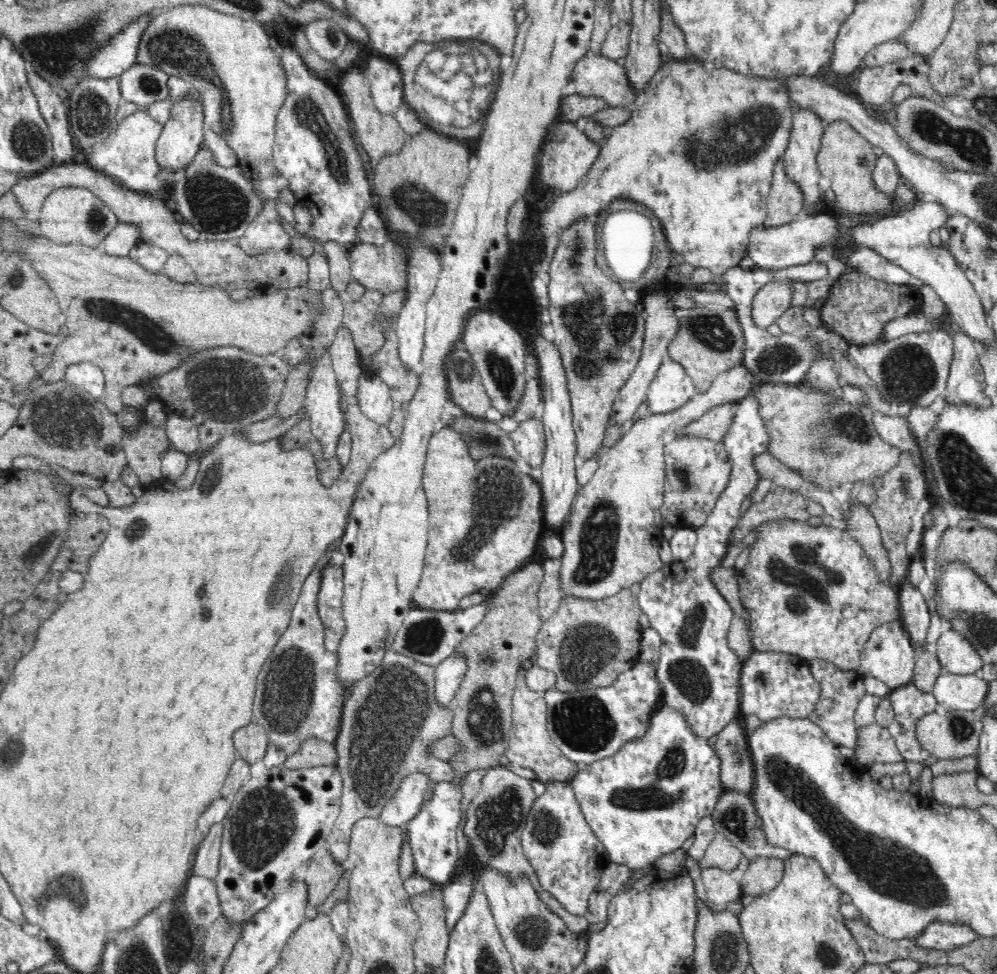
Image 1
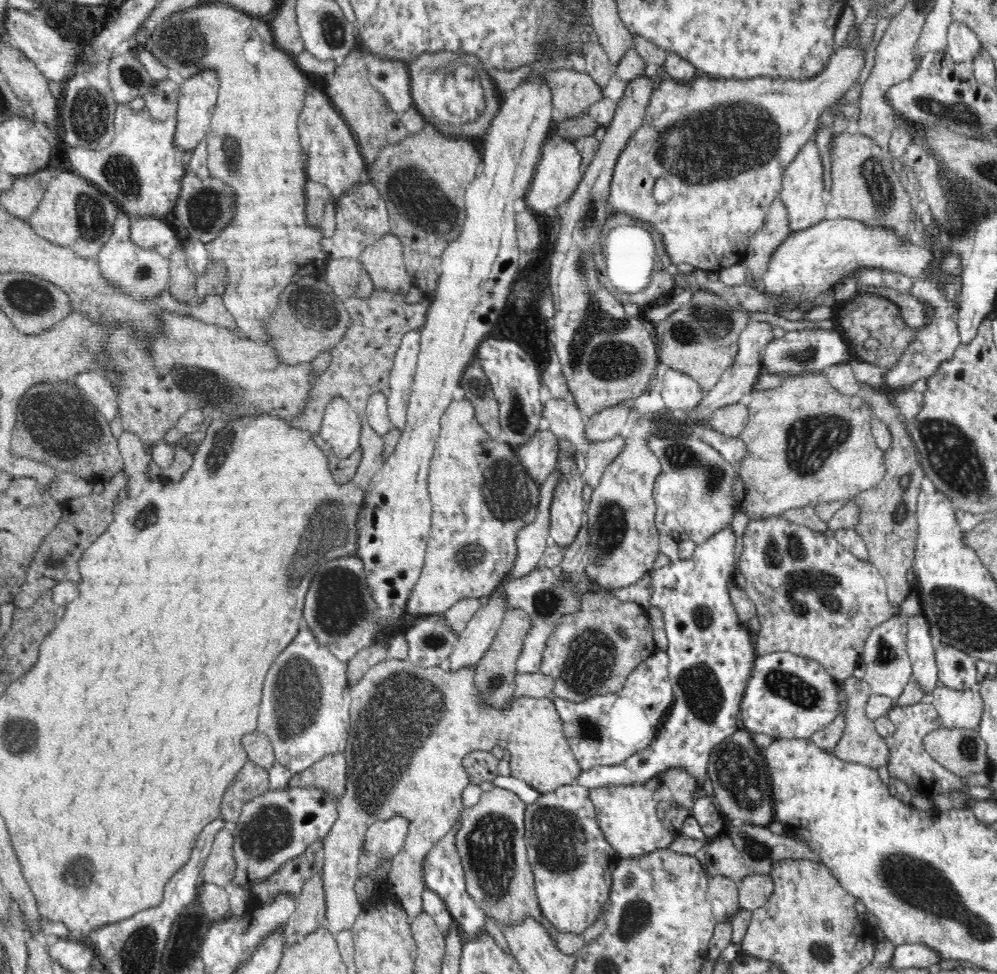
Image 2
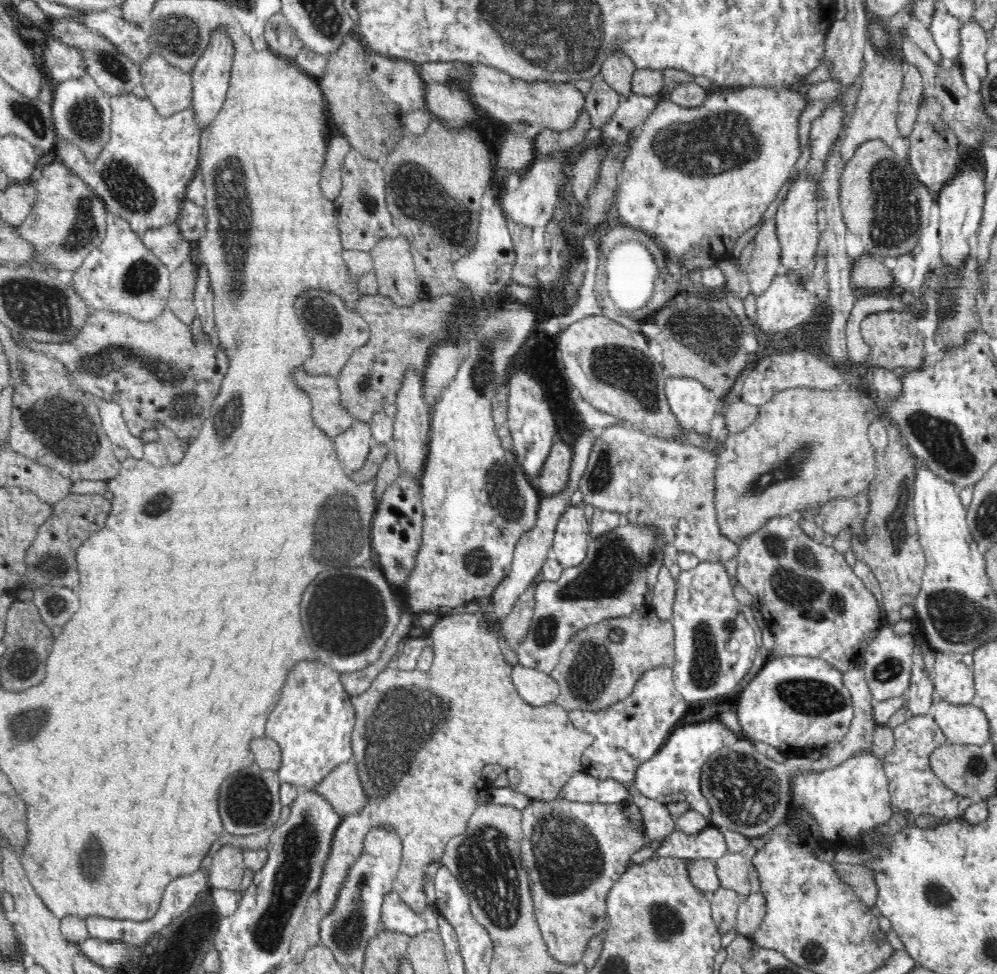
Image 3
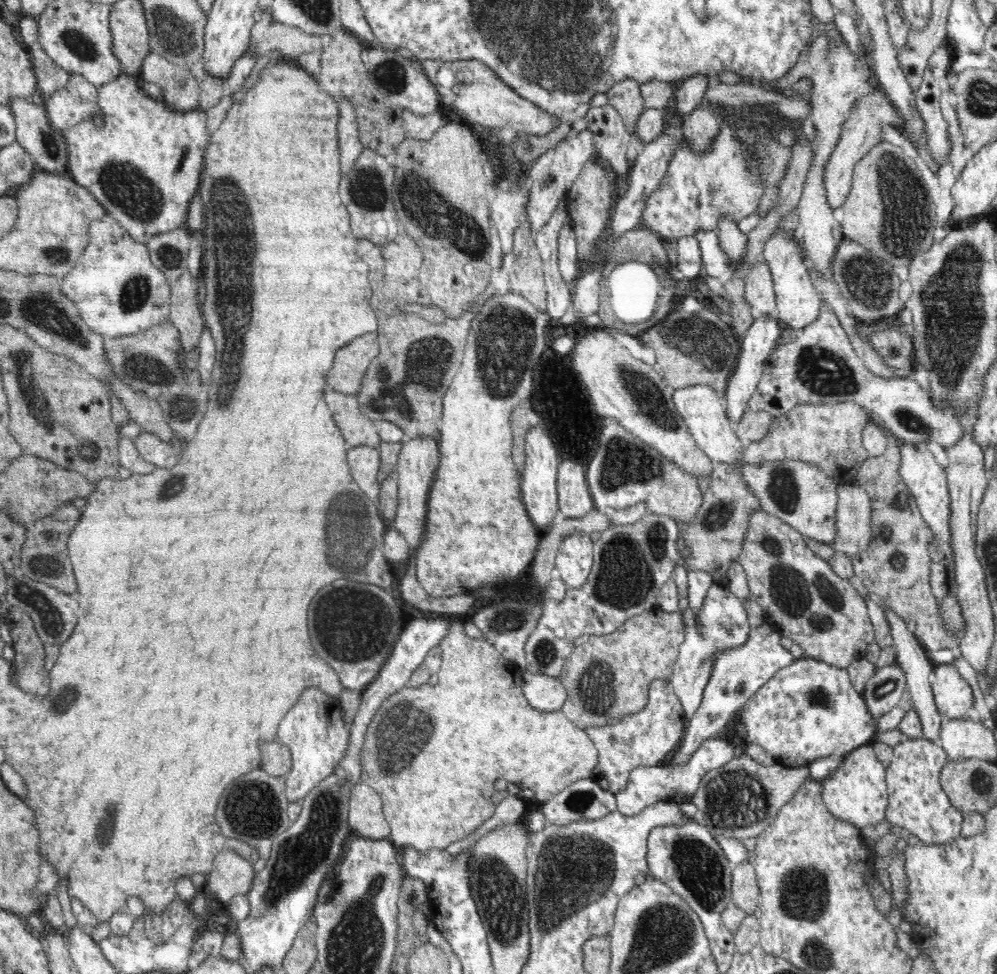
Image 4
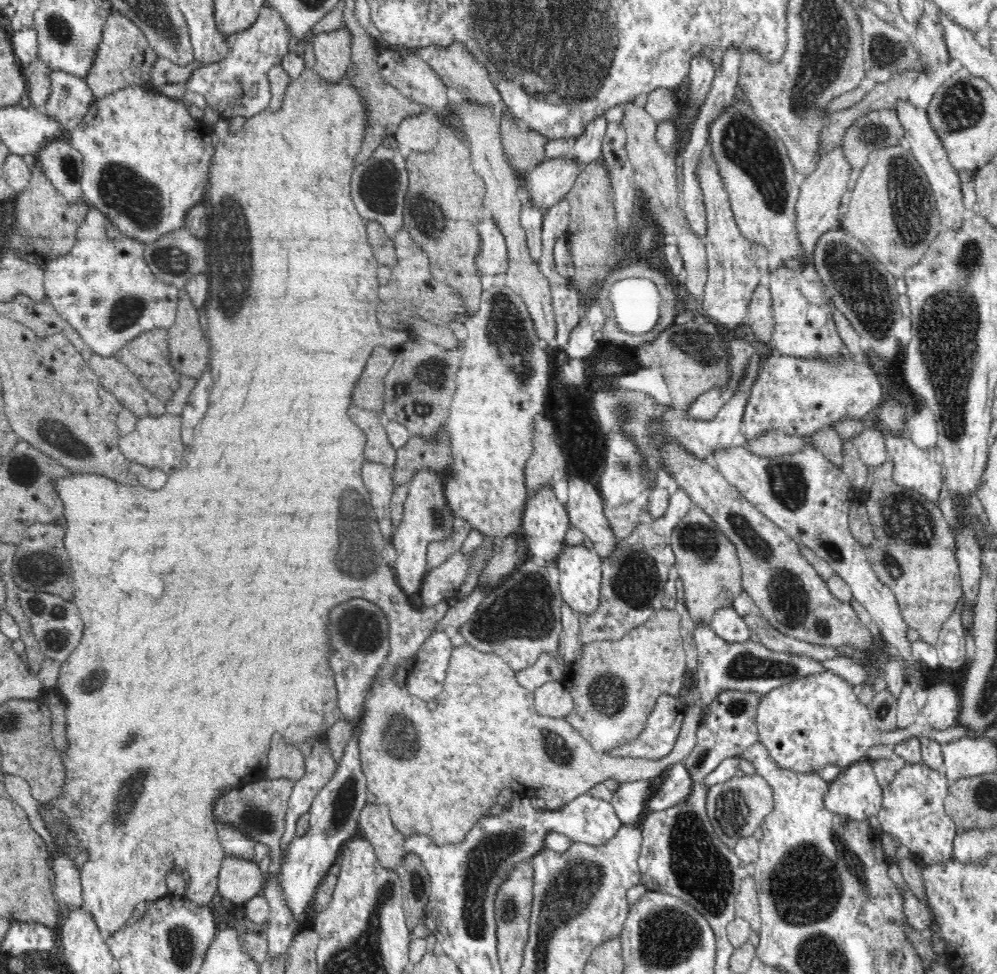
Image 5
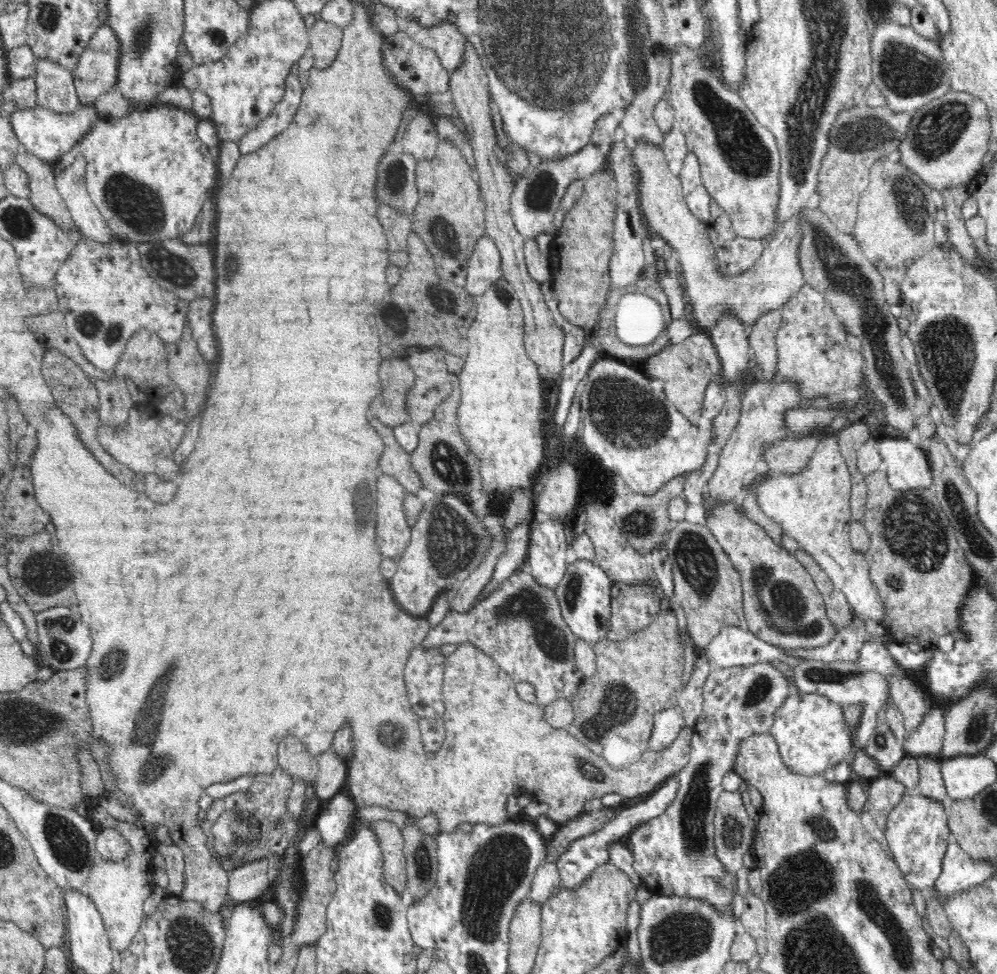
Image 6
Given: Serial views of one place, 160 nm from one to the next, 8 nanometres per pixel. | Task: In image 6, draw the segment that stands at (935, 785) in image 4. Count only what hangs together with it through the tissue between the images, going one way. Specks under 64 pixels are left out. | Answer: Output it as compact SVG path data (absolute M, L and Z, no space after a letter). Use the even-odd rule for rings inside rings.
M906 790L896 808L888 812L884 830L886 842L903 879L913 889L924 893L931 891L942 874L942 860L947 846L954 840L947 825L947 816L948 810L943 802L910 790Z

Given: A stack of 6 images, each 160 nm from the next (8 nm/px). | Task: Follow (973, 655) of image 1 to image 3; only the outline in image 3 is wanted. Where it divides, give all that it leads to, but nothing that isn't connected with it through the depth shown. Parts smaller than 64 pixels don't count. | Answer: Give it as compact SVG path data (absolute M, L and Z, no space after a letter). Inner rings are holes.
M936 652L934 692L950 704L970 704L975 695L973 672L961 657L957 653Z

